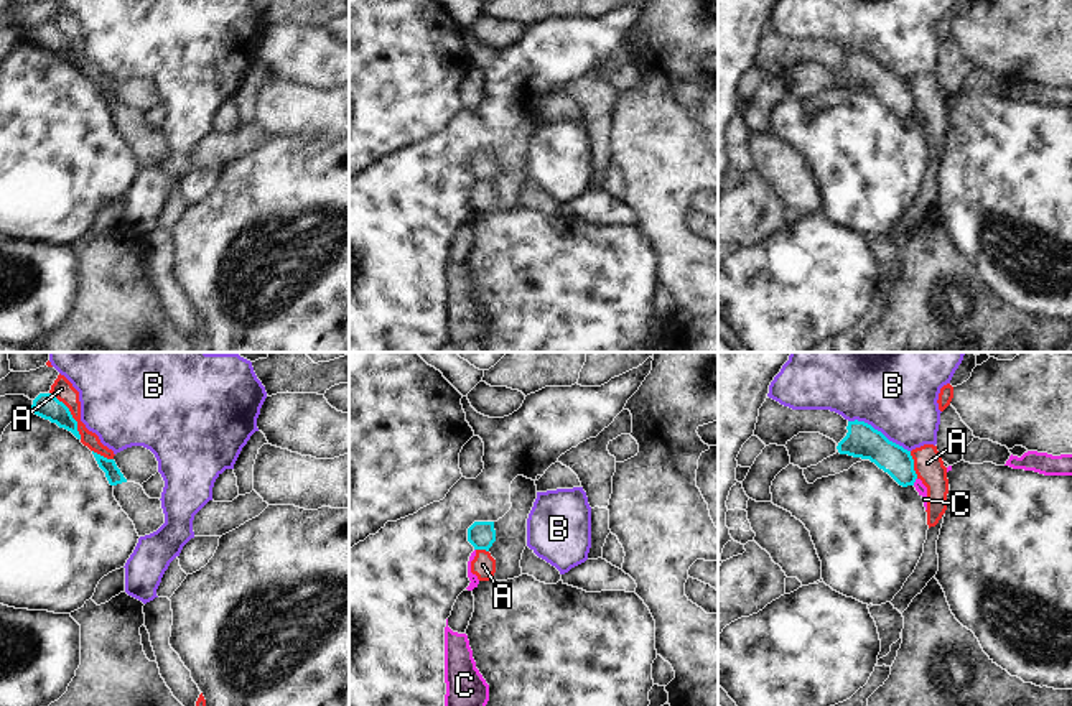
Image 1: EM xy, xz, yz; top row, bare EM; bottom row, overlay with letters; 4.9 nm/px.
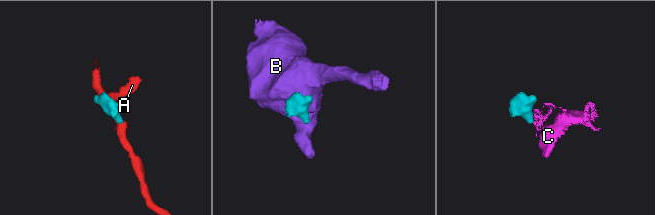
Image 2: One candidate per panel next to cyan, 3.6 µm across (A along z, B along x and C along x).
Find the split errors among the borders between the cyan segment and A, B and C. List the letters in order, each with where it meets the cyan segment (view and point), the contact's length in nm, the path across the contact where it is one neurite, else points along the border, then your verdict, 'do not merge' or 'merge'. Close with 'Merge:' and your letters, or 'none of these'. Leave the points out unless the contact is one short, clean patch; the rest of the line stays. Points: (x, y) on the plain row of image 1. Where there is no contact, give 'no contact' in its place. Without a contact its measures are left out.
A: meets cyan in xy at (71, 46); contact 280 nm long; do not merge
B: meets cyan in yz at (880, 63); contact 340 nm long; do not merge
C: meets cyan in yz at (914, 112); contact 40 nm long; border along yz (916, 109), (913, 116); do not merge
Merge: none of these

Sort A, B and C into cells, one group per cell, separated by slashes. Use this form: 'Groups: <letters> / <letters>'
Groups: A / B / C

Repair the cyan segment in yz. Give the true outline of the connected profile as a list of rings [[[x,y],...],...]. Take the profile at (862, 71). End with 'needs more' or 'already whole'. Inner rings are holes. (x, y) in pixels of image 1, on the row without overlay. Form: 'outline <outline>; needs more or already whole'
outline [[[848,53],[846,61],[846,67],[837,77],[840,86],[869,91],[899,117],[914,117],[917,105],[911,82],[889,72],[881,63],[865,53]]]; already whole

